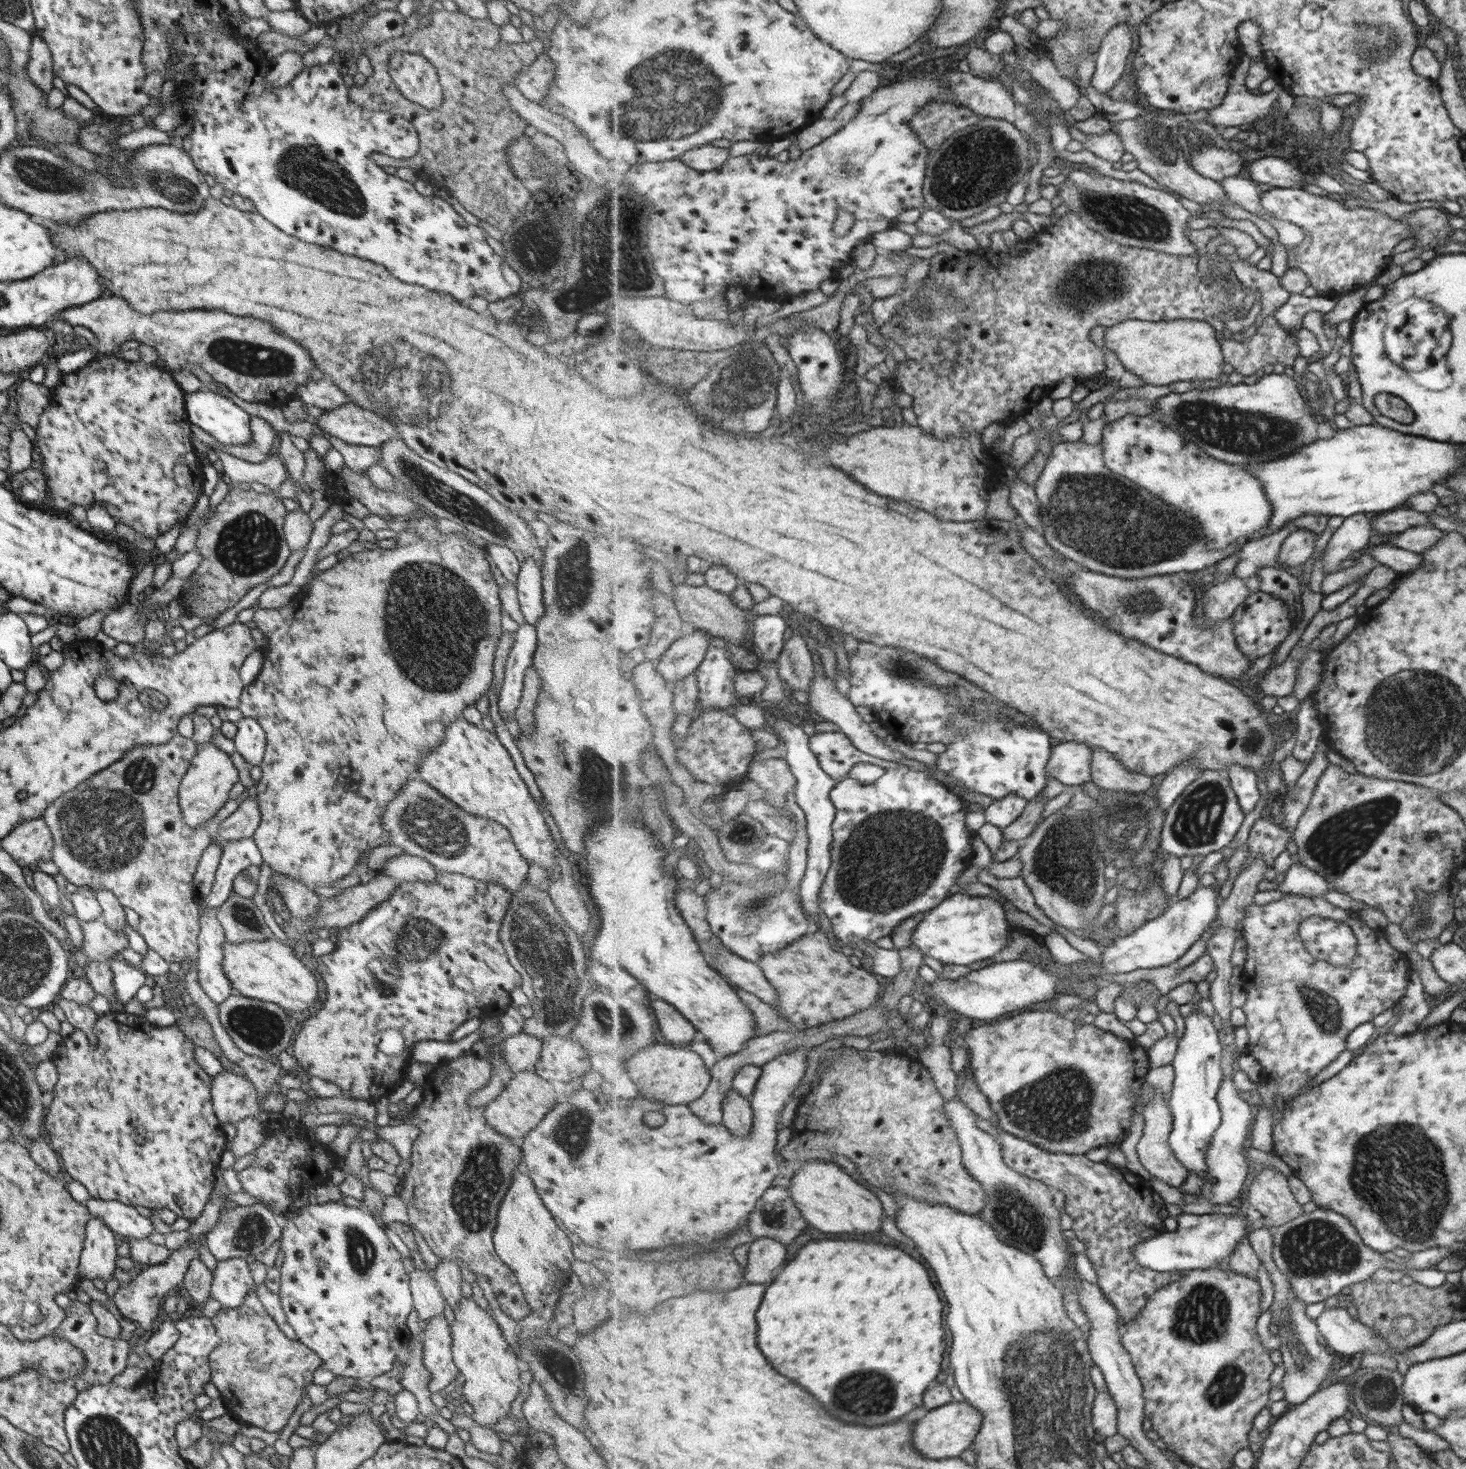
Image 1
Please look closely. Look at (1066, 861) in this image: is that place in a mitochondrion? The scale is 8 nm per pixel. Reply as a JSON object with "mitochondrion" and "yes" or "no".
{"mitochondrion":"yes"}

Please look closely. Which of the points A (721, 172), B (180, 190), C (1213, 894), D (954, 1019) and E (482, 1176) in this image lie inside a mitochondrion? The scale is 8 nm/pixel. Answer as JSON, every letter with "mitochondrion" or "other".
{"A":"other","B":"mitochondrion","C":"other","D":"other","E":"mitochondrion"}

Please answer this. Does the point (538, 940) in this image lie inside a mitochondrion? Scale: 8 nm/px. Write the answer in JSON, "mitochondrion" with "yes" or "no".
{"mitochondrion":"yes"}

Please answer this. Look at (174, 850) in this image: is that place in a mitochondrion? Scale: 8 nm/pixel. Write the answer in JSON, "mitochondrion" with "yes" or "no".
{"mitochondrion":"no"}

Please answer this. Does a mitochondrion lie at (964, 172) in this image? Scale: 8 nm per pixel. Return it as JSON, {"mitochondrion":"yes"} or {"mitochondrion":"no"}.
{"mitochondrion":"yes"}

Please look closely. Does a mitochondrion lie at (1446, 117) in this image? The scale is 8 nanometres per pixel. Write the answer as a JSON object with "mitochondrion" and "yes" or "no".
{"mitochondrion":"no"}

